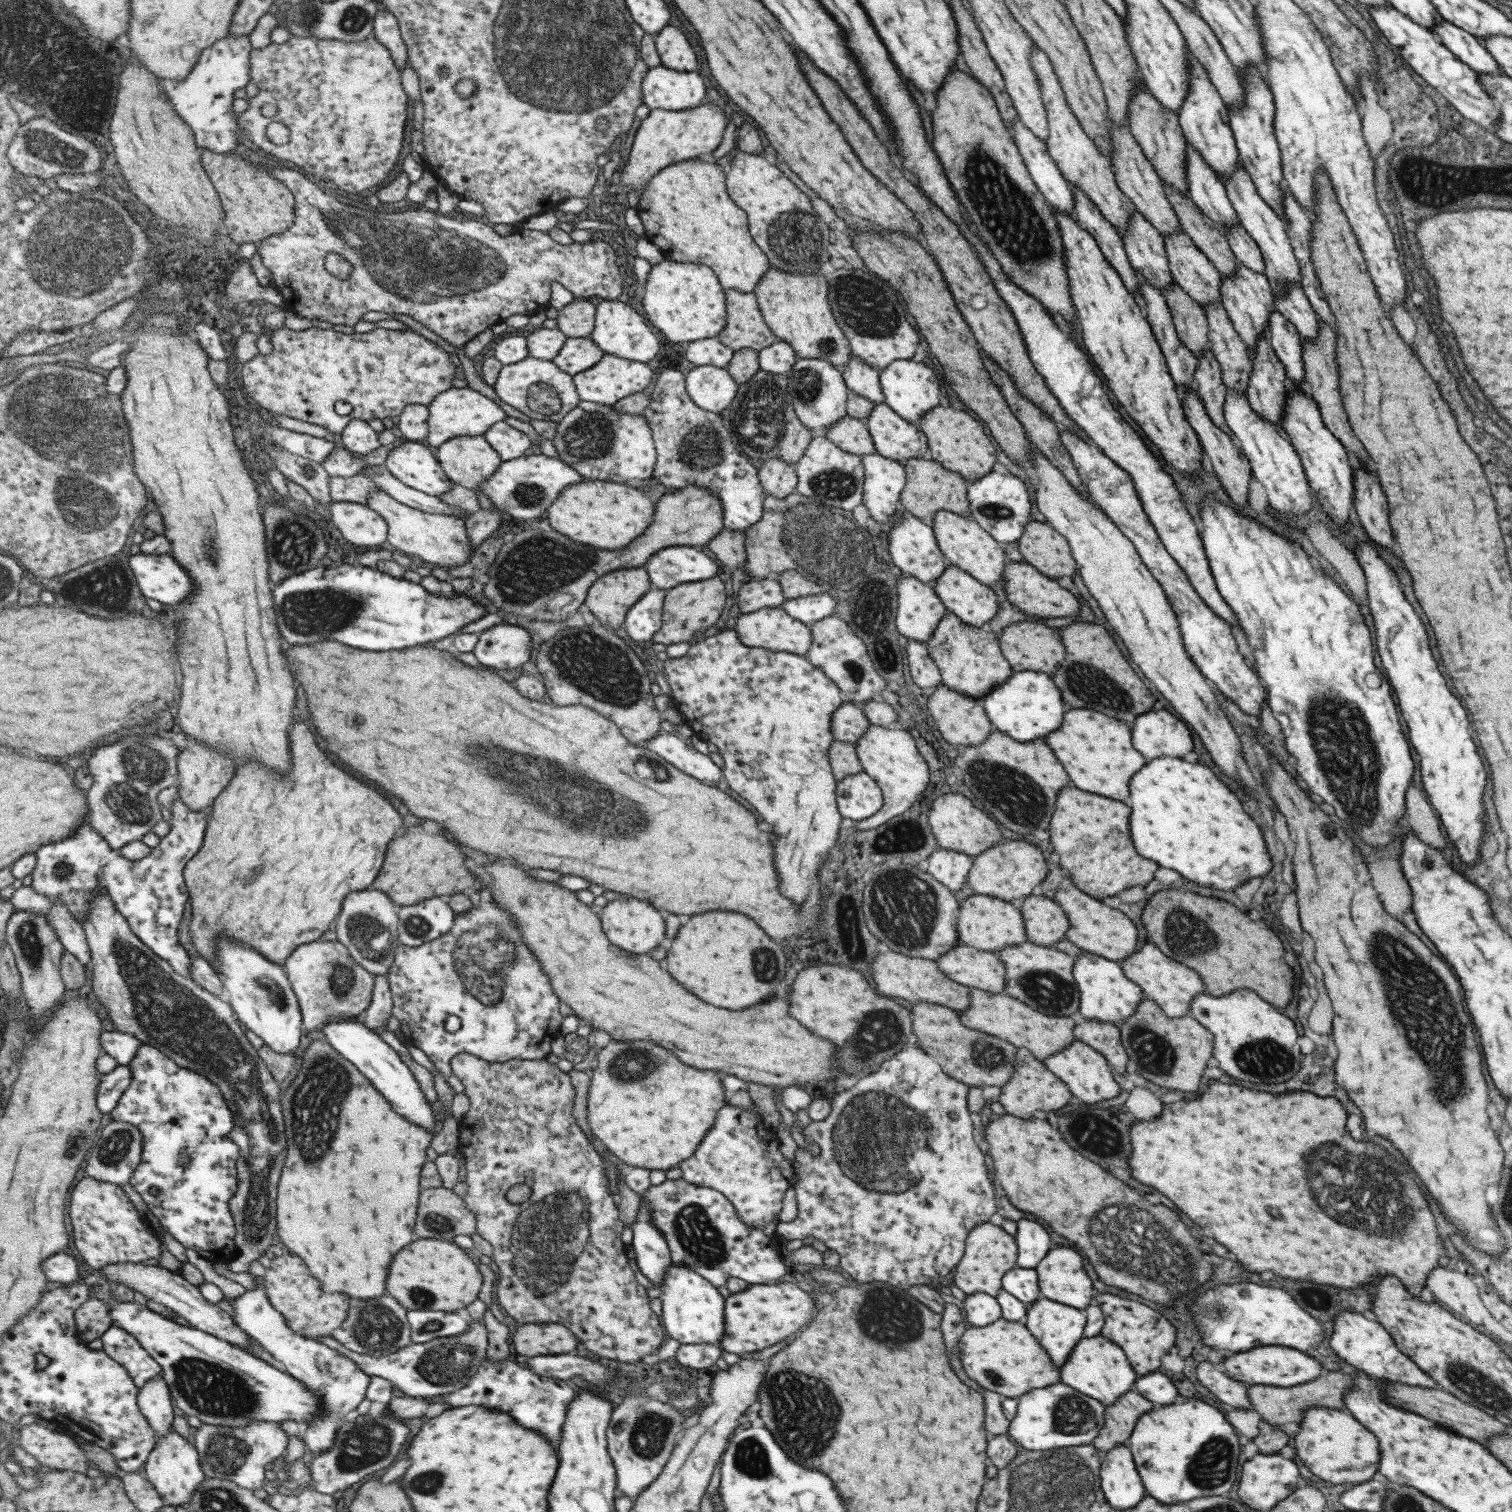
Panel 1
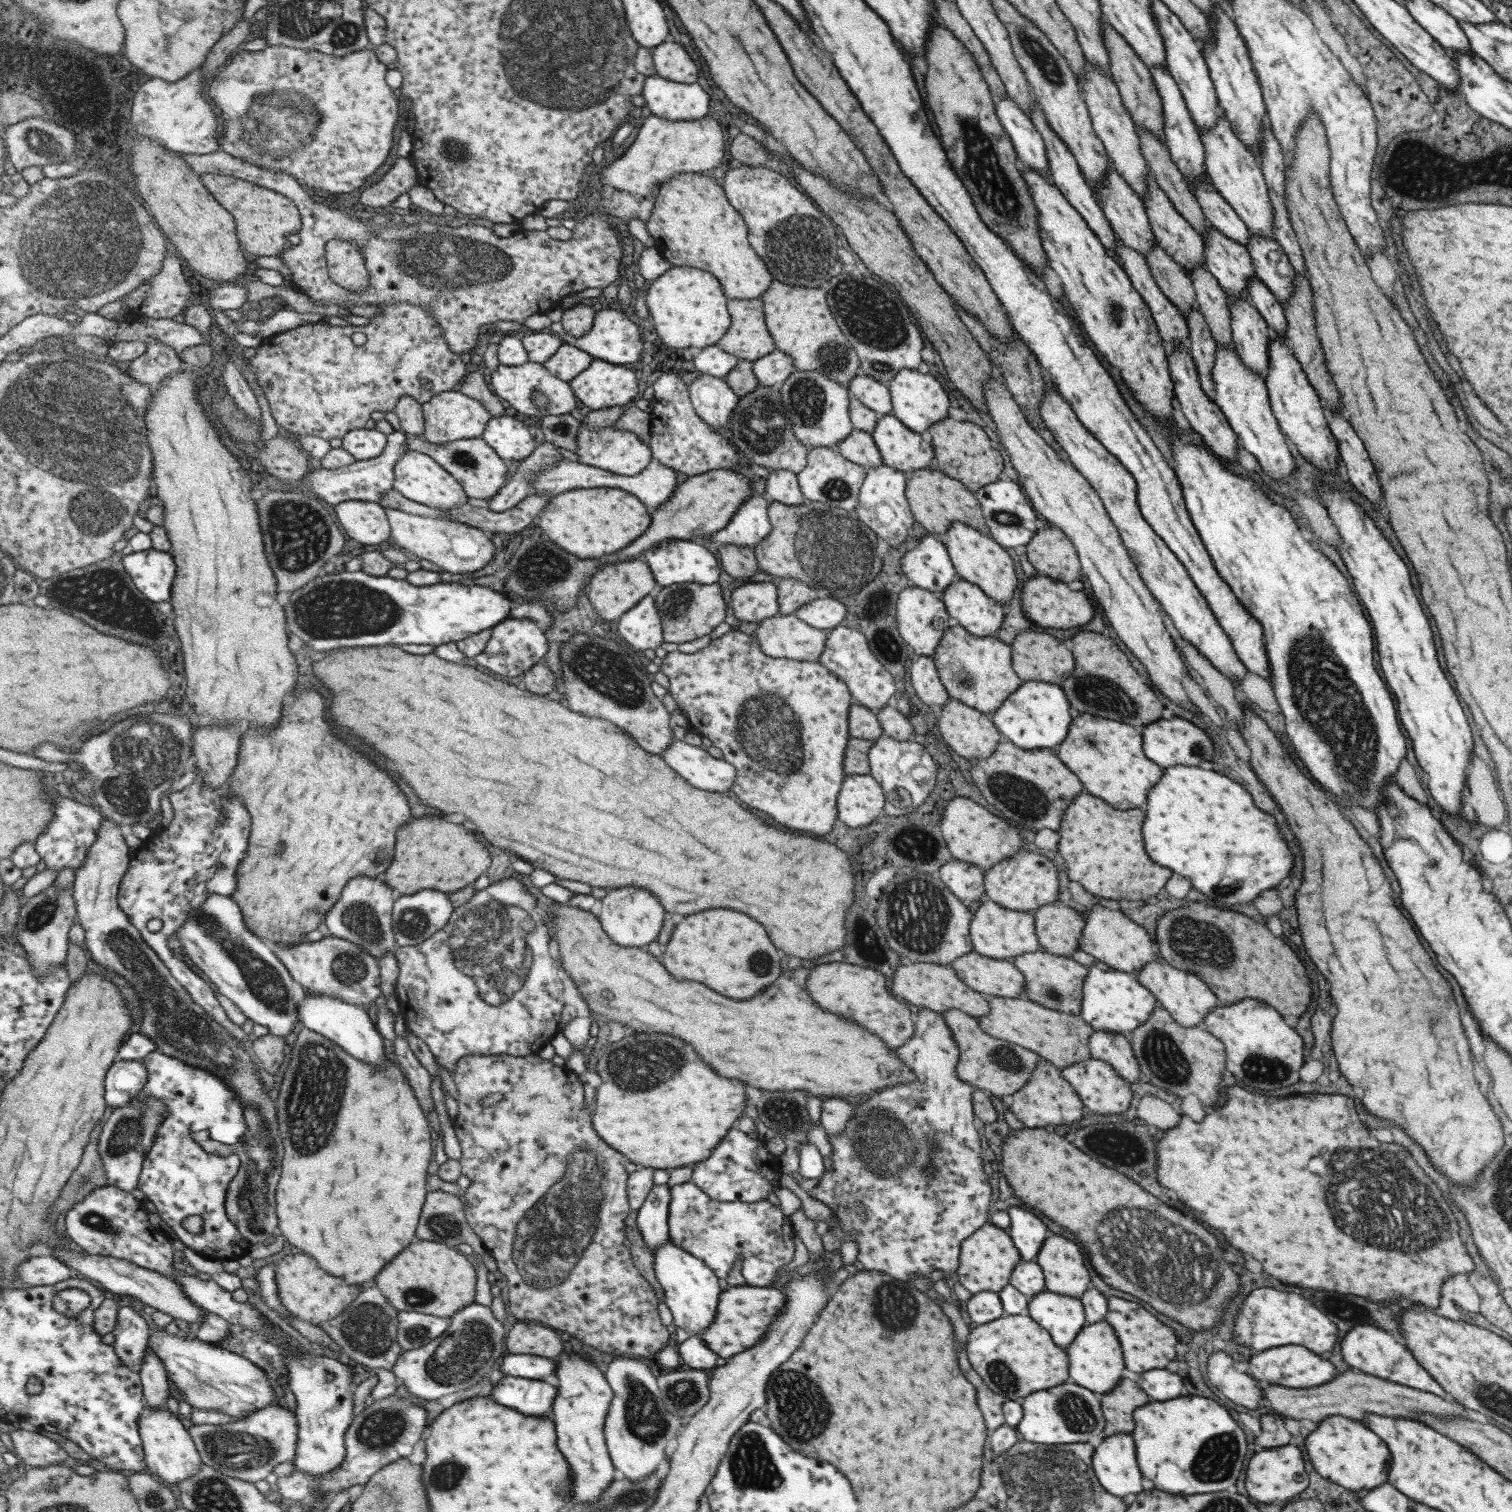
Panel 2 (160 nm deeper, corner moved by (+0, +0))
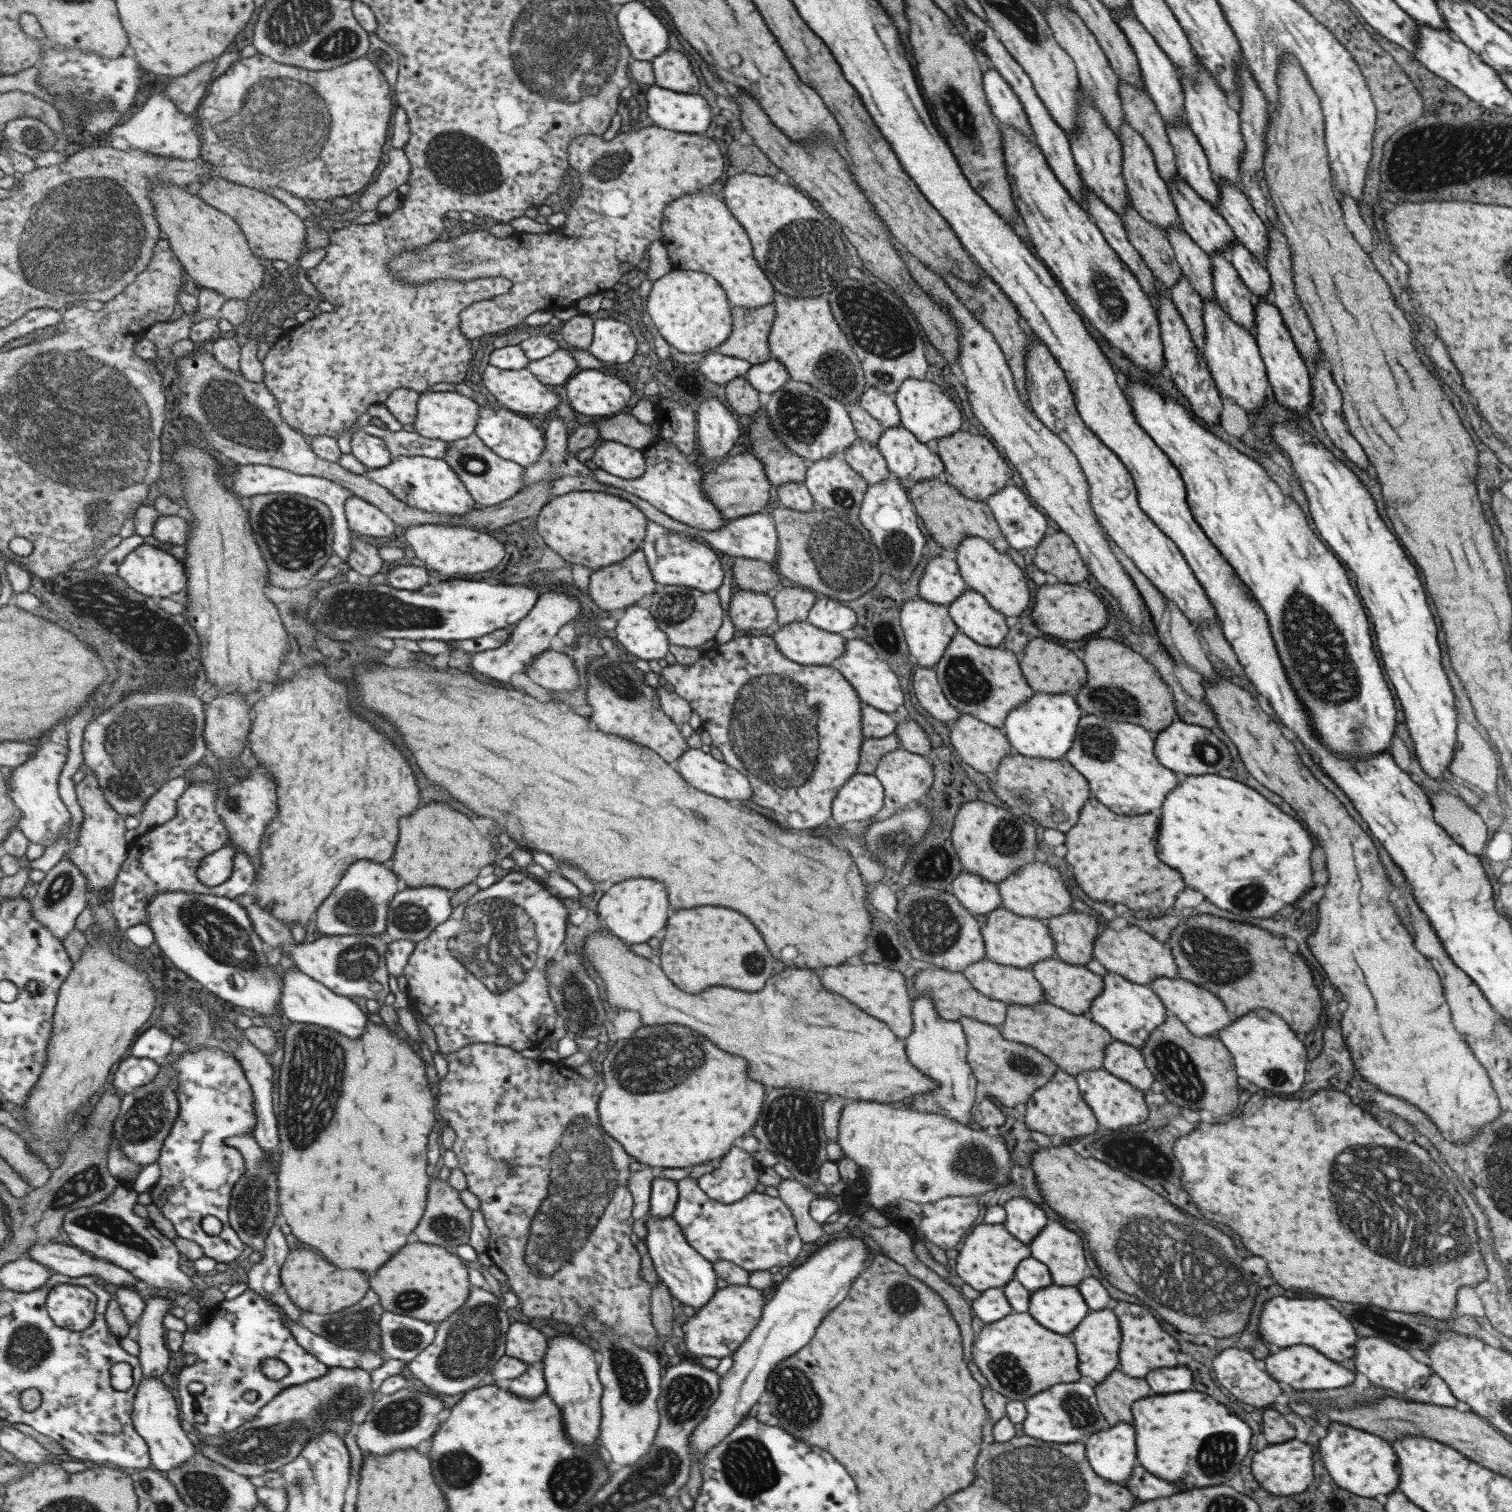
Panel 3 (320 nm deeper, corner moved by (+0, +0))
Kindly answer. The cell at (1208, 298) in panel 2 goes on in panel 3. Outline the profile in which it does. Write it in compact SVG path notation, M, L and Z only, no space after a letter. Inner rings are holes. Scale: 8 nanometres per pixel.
M1169 227L1165 233L1181 274L1198 292L1201 302L1203 299L1215 299L1208 254L1205 254L1179 227Z

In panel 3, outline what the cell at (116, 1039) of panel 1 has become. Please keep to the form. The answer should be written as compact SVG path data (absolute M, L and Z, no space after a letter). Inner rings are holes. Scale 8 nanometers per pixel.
M155 1026L151 1030L147 1030L135 1044L131 1047L131 1055L136 1058L151 1058L155 1060L160 1066L165 1065L165 1060L171 1053L171 1046L173 1046L174 1036L169 1034L165 1028Z

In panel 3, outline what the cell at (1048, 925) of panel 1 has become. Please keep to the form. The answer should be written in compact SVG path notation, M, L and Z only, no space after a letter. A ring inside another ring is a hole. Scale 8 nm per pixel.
M1070 910L1045 920L1055 943L1056 958L1071 965L1085 965L1092 959L1097 920L1086 913Z

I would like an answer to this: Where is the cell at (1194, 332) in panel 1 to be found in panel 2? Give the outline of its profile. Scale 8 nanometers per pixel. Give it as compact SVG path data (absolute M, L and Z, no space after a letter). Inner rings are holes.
M1157 243L1151 245L1150 249L1144 254L1144 261L1149 267L1148 271L1159 287L1159 290L1163 293L1163 296L1180 310L1180 313L1186 320L1186 312L1189 309L1197 307L1195 304L1195 293L1192 289L1192 282L1187 272L1185 272Z

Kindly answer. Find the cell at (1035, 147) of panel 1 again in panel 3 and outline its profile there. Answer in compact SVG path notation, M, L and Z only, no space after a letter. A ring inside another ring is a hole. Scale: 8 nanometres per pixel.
M987 68L983 72L982 89L995 120L1005 127L1012 126L1033 141L1032 130L1017 96L993 68Z

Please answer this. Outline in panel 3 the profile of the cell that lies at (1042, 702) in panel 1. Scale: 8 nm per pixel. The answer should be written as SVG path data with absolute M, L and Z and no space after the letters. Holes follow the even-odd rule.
M1034 692L1031 698L1009 711L1000 731L1007 738L1012 750L1017 753L1029 758L1048 758L1051 761L1059 761L1064 759L1065 752L1071 748L1071 742L1073 742L1073 736L1075 736L1075 728L1077 728L1078 720L1081 717L1081 710L1079 710L1079 705L1072 694Z

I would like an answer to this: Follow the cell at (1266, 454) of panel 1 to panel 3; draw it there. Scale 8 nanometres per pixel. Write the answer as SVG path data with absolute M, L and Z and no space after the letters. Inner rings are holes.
M1203 299L1201 310L1205 336L1202 356L1206 360L1209 374L1216 384L1220 398L1233 399L1247 414L1255 414L1270 393L1265 367L1254 335L1231 320L1216 299Z

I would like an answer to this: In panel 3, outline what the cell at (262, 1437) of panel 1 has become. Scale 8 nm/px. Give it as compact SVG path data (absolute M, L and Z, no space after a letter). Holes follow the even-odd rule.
M330 1367L329 1372L321 1378L285 1389L264 1406L253 1420L233 1432L217 1437L194 1430L194 1425L187 1430L194 1437L198 1452L237 1474L255 1478L256 1475L263 1476L265 1470L277 1471L293 1462L306 1443L322 1432L334 1430L345 1436L347 1432L355 1431L359 1424L368 1419L378 1399L373 1396L371 1388L373 1380L368 1370Z

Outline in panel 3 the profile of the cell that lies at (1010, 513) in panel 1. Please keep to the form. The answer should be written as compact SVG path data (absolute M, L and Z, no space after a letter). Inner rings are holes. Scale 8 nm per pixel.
M1015 485L1005 486L1001 490L997 490L985 500L985 504L990 508L991 514L1009 548L1020 552L1026 548L1035 549L1043 536L1050 531L1045 516L1037 511L1033 502L1027 500L1025 494Z

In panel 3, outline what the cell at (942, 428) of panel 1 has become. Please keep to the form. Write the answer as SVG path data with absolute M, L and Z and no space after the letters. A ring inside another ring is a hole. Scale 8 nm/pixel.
M960 430L951 436L937 438L935 442L935 454L944 466L941 480L955 487L965 498L981 502L1005 487L1013 474L1013 468L1006 459L999 456L1000 452L989 438Z

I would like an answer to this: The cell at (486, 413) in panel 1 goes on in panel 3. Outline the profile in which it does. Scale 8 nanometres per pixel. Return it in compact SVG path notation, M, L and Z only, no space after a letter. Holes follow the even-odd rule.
M457 391L423 393L418 400L418 415L412 429L430 439L450 442L462 441L476 433L481 417L480 404Z

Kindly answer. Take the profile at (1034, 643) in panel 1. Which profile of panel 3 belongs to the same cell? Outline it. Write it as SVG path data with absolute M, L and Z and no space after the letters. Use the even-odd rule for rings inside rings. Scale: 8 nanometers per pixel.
M1032 638L1023 651L1019 663L1023 678L1034 692L1043 694L1075 694L1086 682L1086 668L1079 653L1042 638Z

